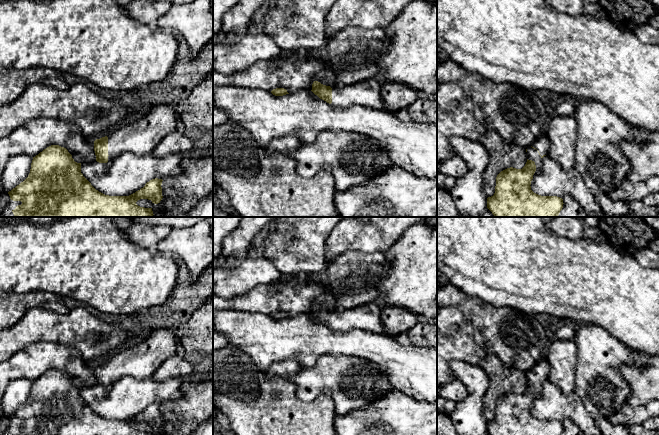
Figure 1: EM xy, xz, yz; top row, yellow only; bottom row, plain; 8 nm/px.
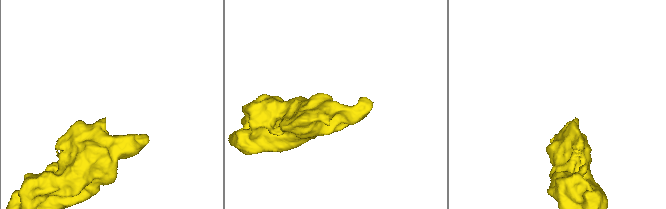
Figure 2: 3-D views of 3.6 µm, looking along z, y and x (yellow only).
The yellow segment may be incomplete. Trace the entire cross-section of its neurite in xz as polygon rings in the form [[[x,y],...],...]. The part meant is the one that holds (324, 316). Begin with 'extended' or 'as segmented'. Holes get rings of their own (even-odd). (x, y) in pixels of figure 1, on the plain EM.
extended; [[[374,302],[354,309],[336,307],[333,312],[314,305],[311,315],[333,330],[348,331],[352,328],[362,328],[365,331],[386,334],[381,319],[382,309]]]

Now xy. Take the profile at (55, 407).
extended; [[[51,369],[33,381],[28,401],[8,416],[9,428],[3,435],[152,435],[152,432],[140,431],[136,426],[140,423],[151,424],[158,428],[162,424],[162,403],[152,403],[143,412],[129,420],[109,420],[96,414],[81,397],[81,387],[72,382],[68,374],[59,369]]]

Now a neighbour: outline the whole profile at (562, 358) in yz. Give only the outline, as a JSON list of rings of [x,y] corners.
[[[555,339],[549,343],[545,359],[549,366],[547,379],[558,387],[564,395],[574,393],[578,362],[575,342]]]

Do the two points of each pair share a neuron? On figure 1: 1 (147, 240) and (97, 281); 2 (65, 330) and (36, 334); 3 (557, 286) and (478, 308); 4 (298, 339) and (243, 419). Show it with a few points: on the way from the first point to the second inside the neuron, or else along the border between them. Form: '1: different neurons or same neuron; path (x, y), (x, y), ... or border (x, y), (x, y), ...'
1: different neurons; border (123, 232), (133, 242), (147, 249), (154, 250)
2: same neuron; path (58, 330), (43, 330)
3: different neurons; border (469, 295), (495, 305), (506, 305), (514, 309)
4: different neurons; border (248, 354), (255, 366), (263, 372)

